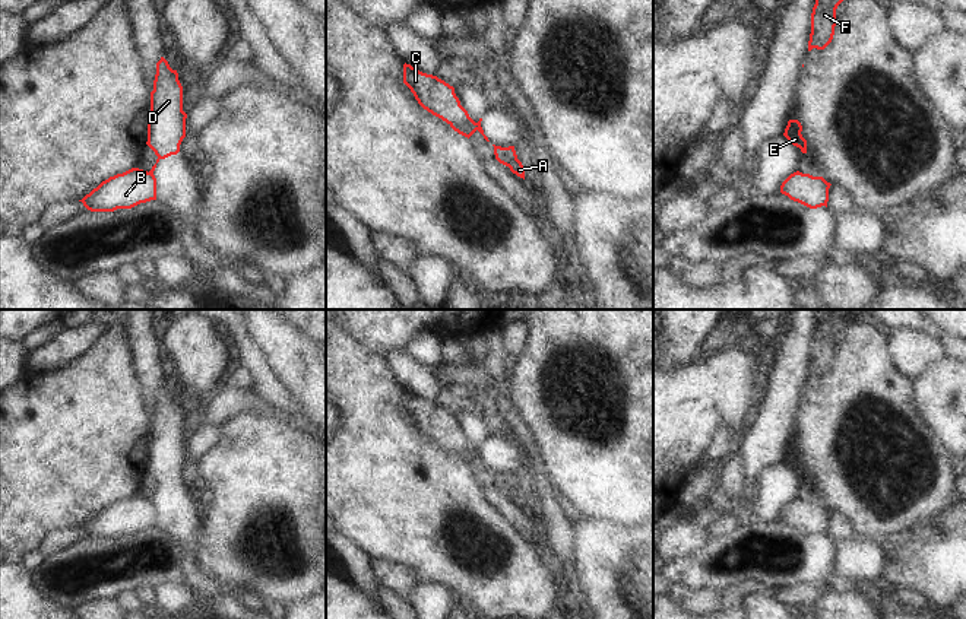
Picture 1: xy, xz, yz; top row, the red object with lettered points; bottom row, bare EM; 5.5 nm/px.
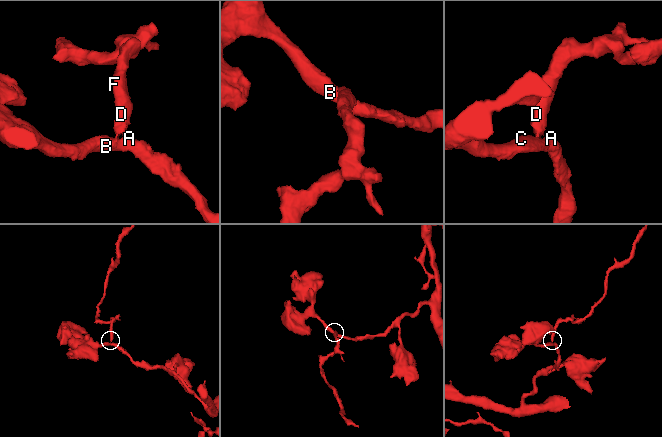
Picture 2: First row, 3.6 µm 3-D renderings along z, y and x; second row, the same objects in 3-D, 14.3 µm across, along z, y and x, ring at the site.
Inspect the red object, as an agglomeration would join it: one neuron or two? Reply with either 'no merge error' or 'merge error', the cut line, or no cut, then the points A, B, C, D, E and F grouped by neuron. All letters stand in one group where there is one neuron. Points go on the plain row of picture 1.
merge error | xy (148, 500), (155, 510) | A B C / D E F

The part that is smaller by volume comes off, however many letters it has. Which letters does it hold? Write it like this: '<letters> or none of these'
D, E, F

